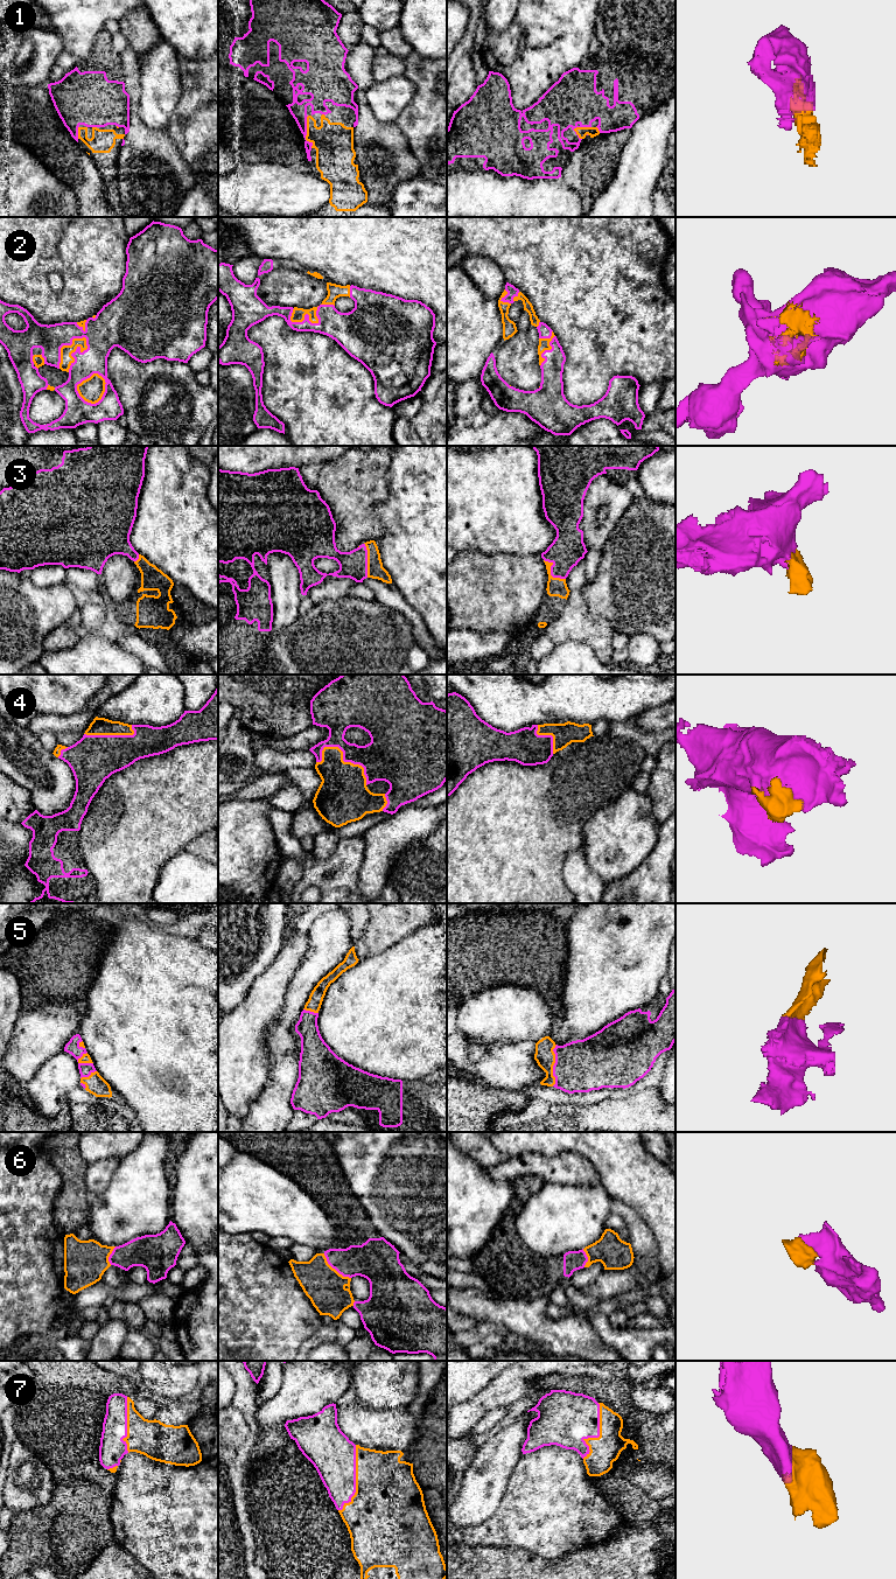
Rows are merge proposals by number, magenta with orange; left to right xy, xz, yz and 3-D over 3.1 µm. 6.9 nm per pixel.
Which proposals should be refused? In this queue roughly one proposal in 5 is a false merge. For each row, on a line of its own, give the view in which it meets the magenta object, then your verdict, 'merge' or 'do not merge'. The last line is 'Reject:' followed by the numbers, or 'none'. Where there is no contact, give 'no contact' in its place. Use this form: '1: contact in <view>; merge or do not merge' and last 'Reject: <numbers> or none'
1: contact in xz; merge
2: contact in xy; merge
3: contact in yz; merge
4: contact in xz; merge
5: contact in yz; merge
6: contact in xz; merge
7: contact in xz; merge
Reject: none

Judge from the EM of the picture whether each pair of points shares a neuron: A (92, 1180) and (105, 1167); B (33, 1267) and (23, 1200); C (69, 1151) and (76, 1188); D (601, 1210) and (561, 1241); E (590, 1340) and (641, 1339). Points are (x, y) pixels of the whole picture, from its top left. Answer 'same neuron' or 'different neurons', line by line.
A: same neuron
B: same neuron
C: same neuron
D: same neuron
E: different neurons

